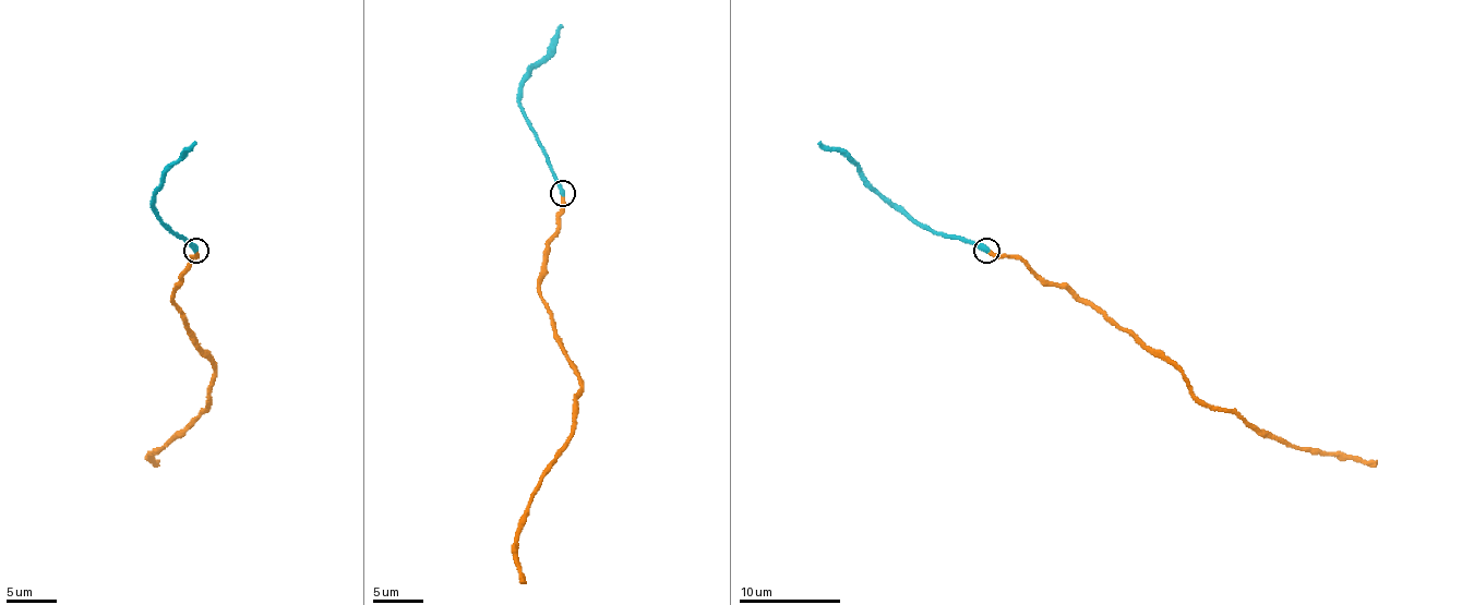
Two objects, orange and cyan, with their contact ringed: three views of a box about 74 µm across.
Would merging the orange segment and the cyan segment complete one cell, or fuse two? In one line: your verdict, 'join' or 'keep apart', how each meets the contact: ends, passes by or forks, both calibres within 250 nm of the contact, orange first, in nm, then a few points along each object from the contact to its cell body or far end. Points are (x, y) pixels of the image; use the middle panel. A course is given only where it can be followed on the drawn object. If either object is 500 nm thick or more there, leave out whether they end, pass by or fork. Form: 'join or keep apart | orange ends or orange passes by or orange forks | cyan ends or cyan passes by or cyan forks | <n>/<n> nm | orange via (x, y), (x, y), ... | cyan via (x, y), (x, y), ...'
keep apart | orange ends | cyan ends | 300/440 nm | orange via (564, 193), (539, 294), (579, 380), (577, 409), (572, 436), (529, 505), (516, 551), (526, 583) | cyan via (562, 193), (544, 148), (522, 105), (522, 82), (549, 51), (562, 24)

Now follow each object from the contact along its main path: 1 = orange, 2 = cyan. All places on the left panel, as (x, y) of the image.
1: (198, 250), (172, 300), (213, 365), (211, 401), (175, 439), (150, 457), (155, 462), (159, 459)
2: (195, 250), (182, 237), (178, 237), (155, 208), (155, 189), (195, 143)

